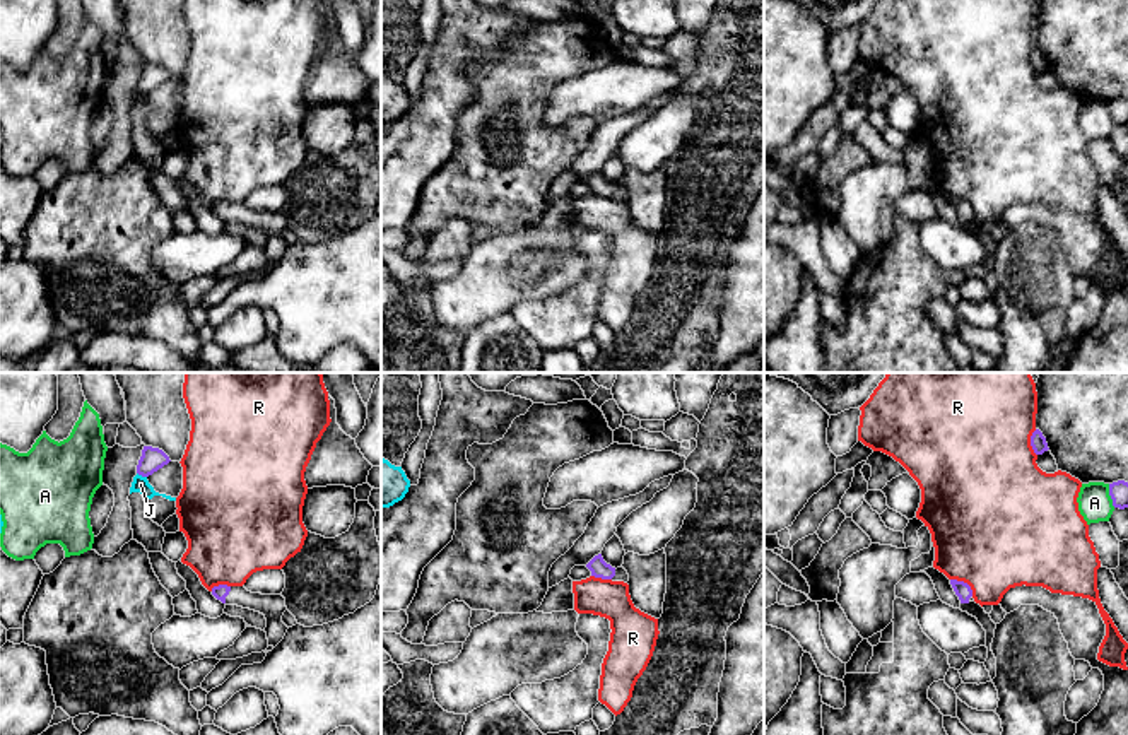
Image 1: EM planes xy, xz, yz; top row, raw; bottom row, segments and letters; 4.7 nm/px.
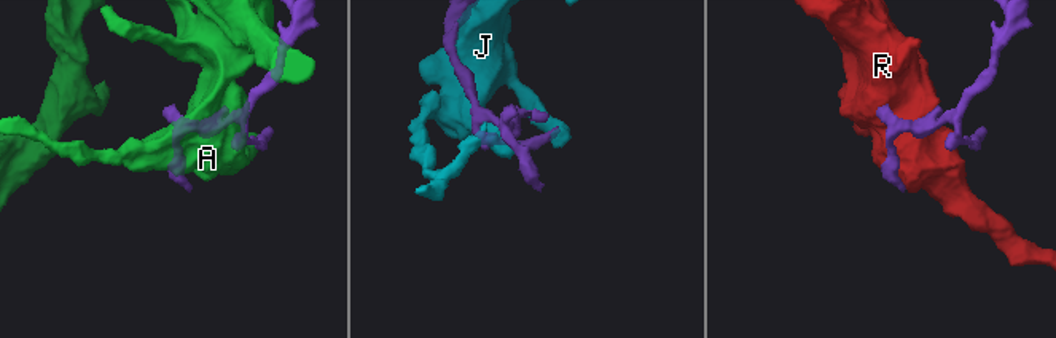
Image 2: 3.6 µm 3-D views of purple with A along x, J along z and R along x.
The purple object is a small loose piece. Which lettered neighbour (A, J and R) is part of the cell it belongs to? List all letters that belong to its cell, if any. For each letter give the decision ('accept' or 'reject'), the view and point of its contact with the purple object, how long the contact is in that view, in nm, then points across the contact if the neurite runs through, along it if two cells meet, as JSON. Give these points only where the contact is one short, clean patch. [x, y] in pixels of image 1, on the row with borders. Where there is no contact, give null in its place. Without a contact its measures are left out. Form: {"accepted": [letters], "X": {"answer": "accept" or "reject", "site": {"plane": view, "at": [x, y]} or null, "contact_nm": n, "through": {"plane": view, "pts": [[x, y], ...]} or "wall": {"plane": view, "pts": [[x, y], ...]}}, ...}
{"accepted": [], "A": {"answer": "reject", "site": {"plane": "yz", "at": [1110, 494]}, "contact_nm": 120}, "J": {"answer": "reject", "site": {"plane": "xy", "at": [142, 476]}, "contact_nm": 50}, "R": {"answer": "reject", "site": {"plane": "yz", "at": [963, 582]}, "contact_nm": 140}}

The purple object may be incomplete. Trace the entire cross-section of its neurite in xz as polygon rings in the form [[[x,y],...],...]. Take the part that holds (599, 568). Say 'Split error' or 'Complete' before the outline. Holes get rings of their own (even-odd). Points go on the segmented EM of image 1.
Split error. [[[602,554],[595,556],[586,567],[591,571],[591,576],[612,581],[629,581],[629,574],[624,567],[612,567],[602,557]]]

